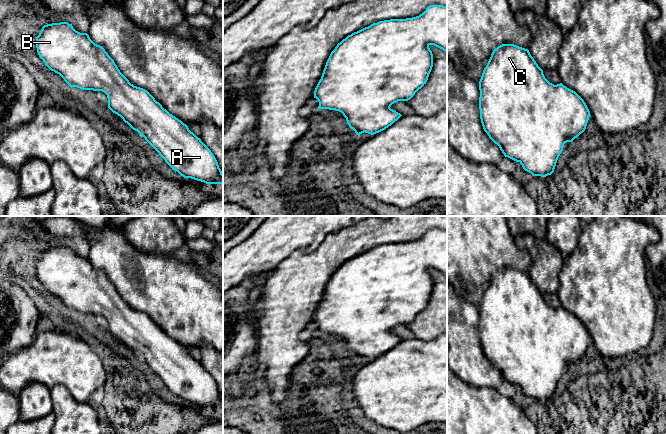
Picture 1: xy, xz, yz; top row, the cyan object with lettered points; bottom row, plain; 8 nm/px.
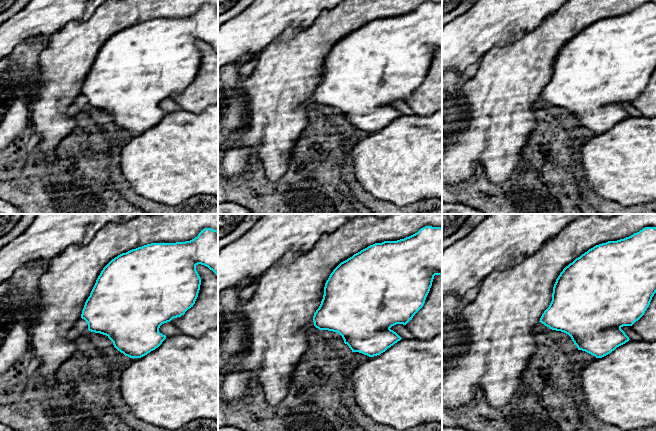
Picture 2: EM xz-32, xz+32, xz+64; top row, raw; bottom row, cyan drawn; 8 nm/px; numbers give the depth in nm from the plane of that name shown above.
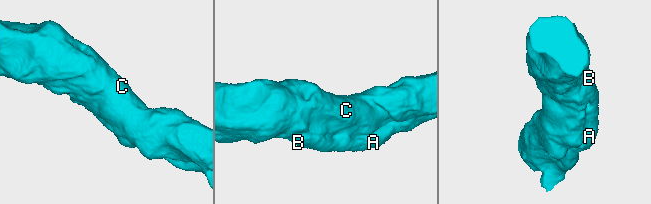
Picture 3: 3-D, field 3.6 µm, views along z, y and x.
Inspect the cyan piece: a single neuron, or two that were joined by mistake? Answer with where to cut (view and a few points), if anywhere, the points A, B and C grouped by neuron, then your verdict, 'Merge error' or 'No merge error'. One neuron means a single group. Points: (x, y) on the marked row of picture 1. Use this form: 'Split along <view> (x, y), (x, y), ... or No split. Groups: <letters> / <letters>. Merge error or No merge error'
No split. Groups: A B C. No merge error

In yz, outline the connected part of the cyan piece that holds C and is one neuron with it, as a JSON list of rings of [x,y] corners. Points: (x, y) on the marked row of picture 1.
[[[502,44],[493,50],[479,81],[479,90],[480,119],[484,131],[505,157],[519,162],[533,176],[546,177],[554,172],[564,144],[585,131],[591,116],[586,103],[575,91],[562,83],[550,83],[529,50],[514,44]]]

